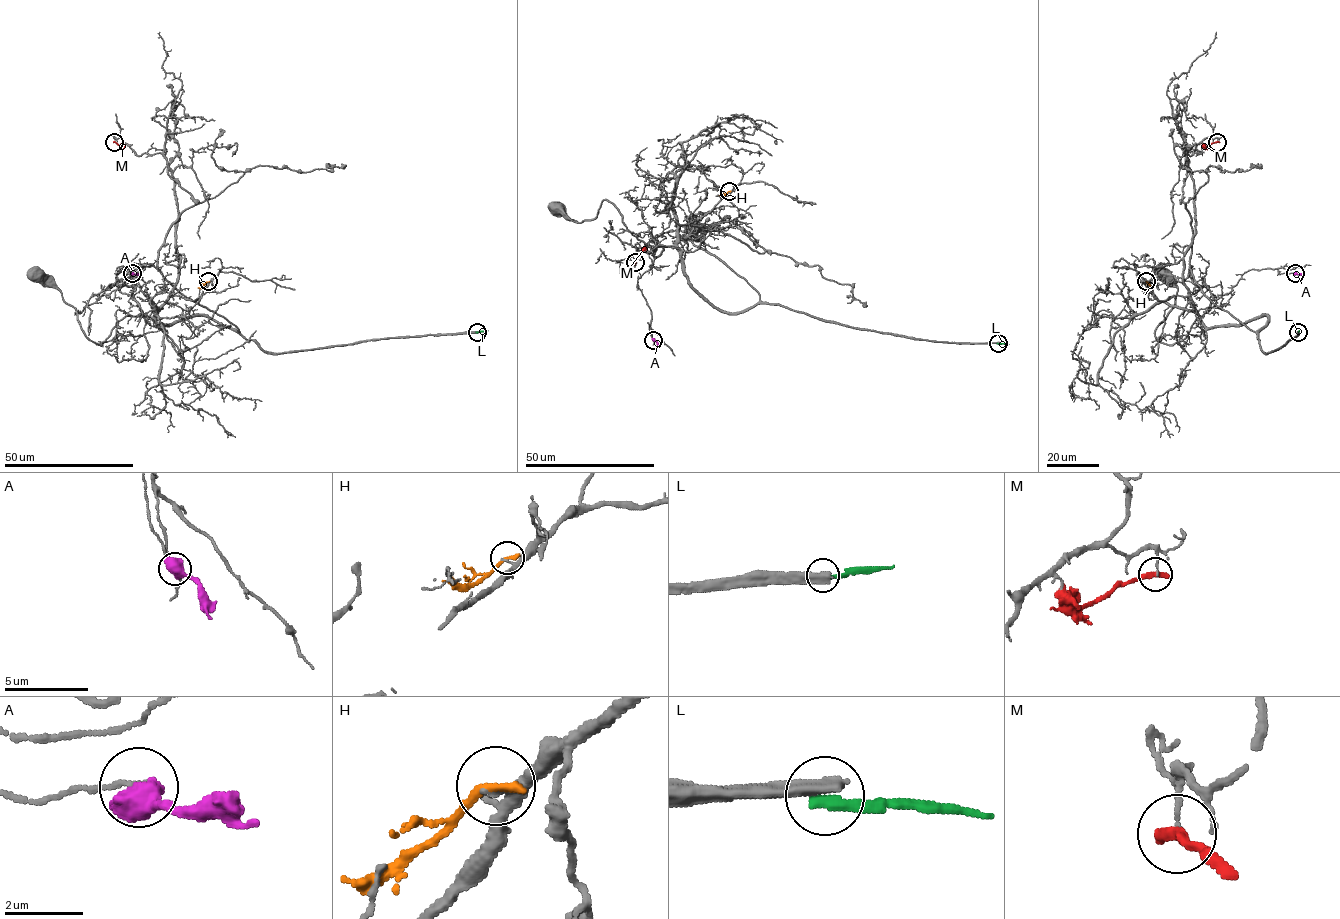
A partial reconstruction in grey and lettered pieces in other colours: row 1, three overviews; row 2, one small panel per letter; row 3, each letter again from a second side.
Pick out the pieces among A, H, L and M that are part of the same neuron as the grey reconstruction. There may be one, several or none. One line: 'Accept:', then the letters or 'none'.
Accept: none

